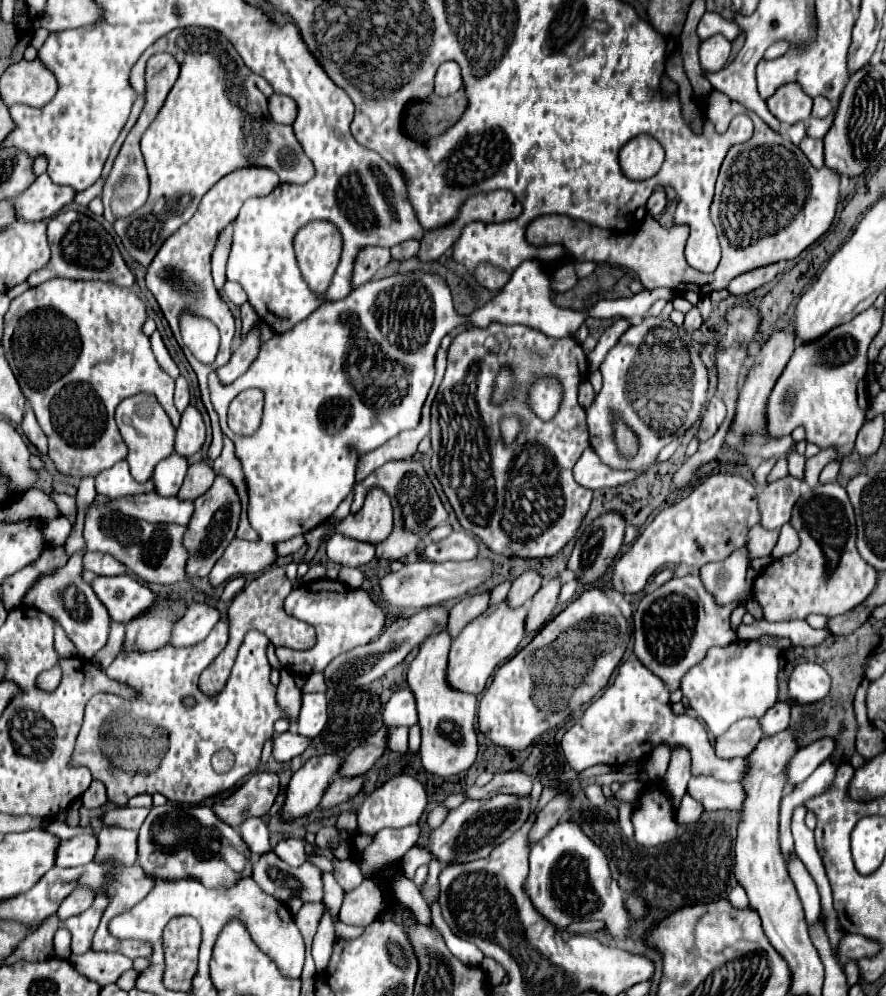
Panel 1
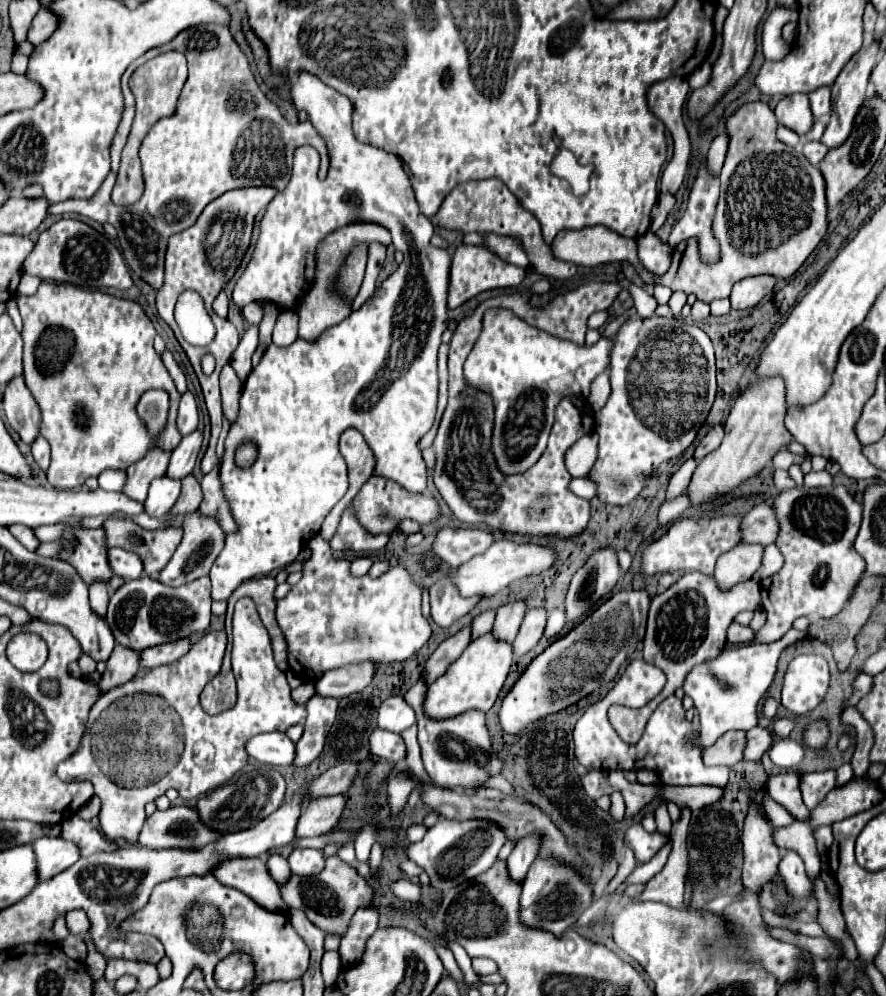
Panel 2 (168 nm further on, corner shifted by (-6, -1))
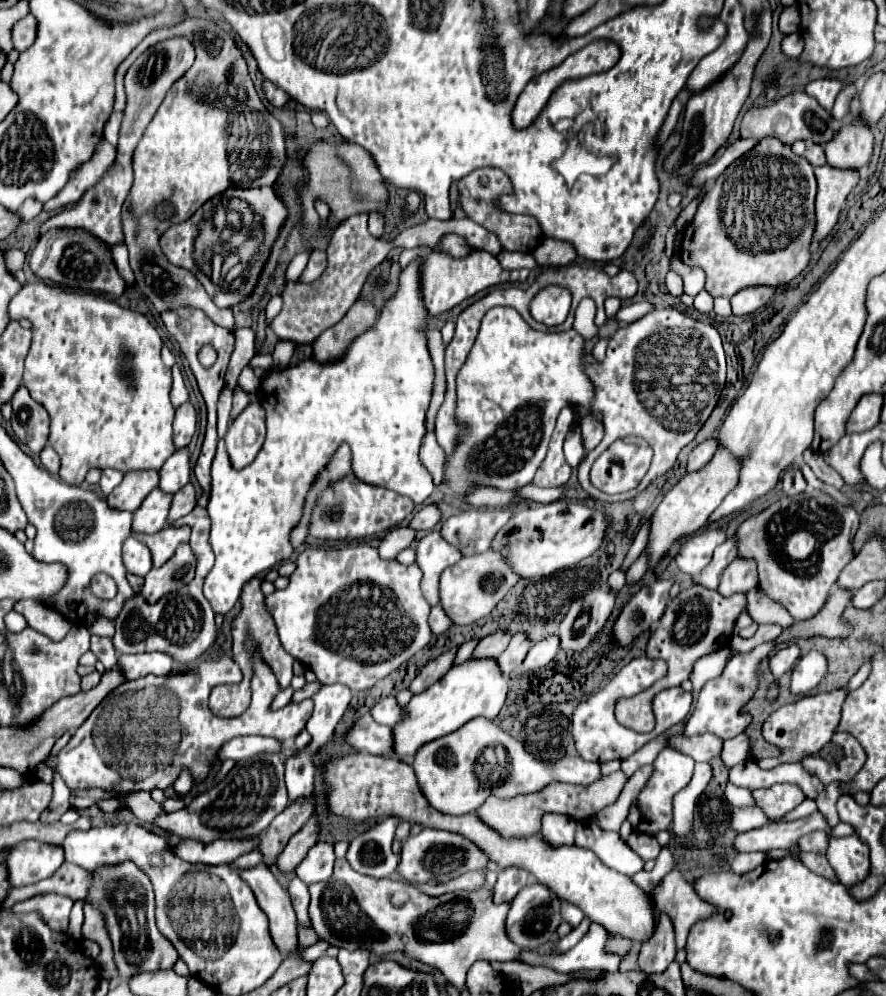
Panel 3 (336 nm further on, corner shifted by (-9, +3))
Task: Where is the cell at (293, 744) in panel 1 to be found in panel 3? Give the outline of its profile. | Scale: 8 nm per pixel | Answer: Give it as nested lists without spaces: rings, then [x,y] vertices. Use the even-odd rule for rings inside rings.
[[[239,736],[229,740],[221,750],[219,750],[219,760],[245,760],[255,754],[279,754],[283,756],[283,744],[275,742],[273,738],[263,738],[263,736]]]

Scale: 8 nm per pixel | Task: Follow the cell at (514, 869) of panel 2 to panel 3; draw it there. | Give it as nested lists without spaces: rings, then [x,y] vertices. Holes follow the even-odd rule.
[[[509,868],[509,870],[501,870],[497,884],[493,888],[495,894],[495,902],[509,902],[527,882],[529,882],[527,870],[519,870],[519,868]]]

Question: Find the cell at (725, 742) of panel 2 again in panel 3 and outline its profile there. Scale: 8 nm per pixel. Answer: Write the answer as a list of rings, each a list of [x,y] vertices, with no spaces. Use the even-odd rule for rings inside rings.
[[[701,734],[693,738],[675,736],[669,740],[669,744],[675,746],[679,752],[689,754],[695,762],[709,762],[721,756],[721,750],[723,750],[723,740],[715,734]]]

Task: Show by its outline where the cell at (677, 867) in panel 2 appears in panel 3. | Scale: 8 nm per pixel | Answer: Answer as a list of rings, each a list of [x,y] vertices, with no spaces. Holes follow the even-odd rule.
[[[661,912],[659,926],[653,934],[651,940],[647,940],[641,946],[639,954],[639,966],[645,974],[655,974],[663,972],[675,958],[677,948],[675,948],[675,928],[667,912]]]

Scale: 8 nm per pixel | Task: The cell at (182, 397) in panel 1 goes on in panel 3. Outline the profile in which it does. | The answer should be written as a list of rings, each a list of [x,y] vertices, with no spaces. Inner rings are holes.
[[[185,402],[177,408],[175,422],[173,422],[173,438],[175,438],[175,448],[183,448],[191,442],[197,426],[197,412],[191,402]]]

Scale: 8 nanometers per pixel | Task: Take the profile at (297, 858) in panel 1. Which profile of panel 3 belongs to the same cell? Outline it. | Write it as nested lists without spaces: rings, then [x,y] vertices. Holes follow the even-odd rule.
[[[317,842],[311,846],[307,856],[301,860],[301,864],[295,868],[295,874],[309,886],[321,880],[329,880],[333,874],[333,844],[329,842]]]

